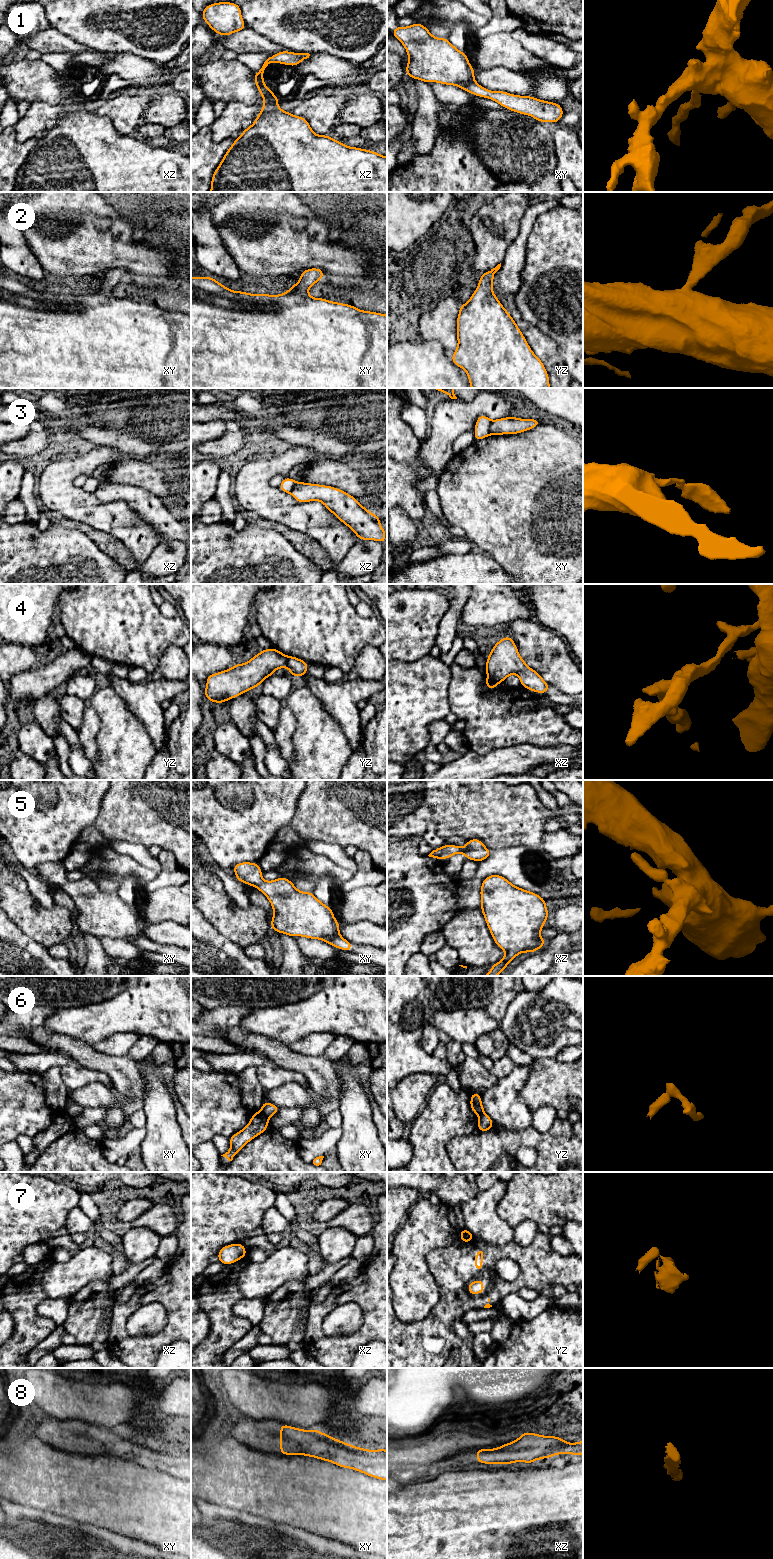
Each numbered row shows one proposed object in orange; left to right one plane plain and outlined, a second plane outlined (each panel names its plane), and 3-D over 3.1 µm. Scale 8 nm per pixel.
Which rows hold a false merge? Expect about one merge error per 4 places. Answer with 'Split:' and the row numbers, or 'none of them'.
Split: 3, 4, 6, 7

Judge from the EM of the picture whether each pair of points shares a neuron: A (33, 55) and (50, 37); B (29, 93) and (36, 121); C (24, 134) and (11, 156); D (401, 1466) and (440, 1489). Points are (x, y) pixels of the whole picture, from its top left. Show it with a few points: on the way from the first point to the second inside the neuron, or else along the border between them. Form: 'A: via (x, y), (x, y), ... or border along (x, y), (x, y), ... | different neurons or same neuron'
A: border along (29, 49), (35, 49), (42, 54) | different neurons
B: border along (30, 103), (45, 102), (55, 105) | different neurons
C: border along (13, 127), (19, 141), (26, 141), (42, 132) | different neurons
D: border along (422, 1475), (415, 1477) | different neurons

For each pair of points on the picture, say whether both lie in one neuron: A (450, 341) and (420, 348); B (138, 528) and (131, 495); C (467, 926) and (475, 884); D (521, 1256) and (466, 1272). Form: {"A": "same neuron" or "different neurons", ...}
{"A": "different neurons", "B": "same neuron", "C": "different neurons", "D": "same neuron"}

